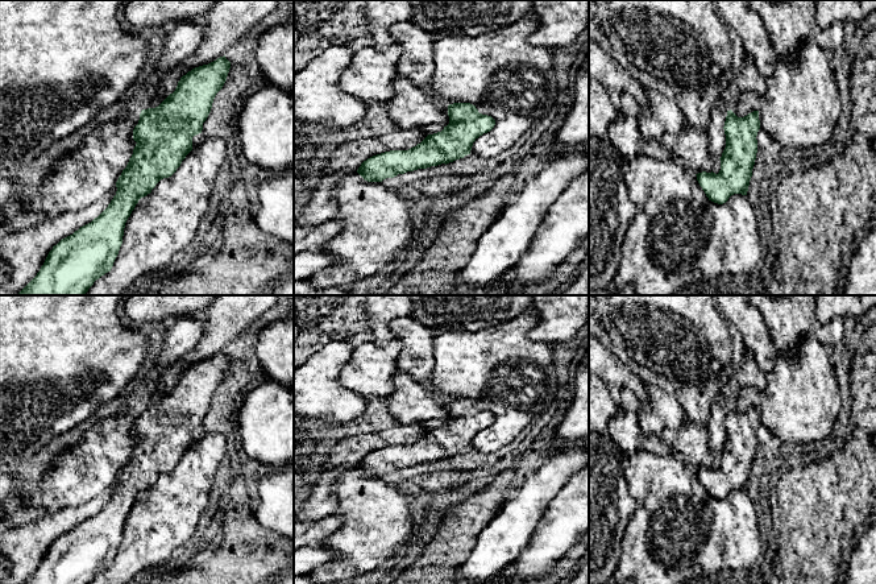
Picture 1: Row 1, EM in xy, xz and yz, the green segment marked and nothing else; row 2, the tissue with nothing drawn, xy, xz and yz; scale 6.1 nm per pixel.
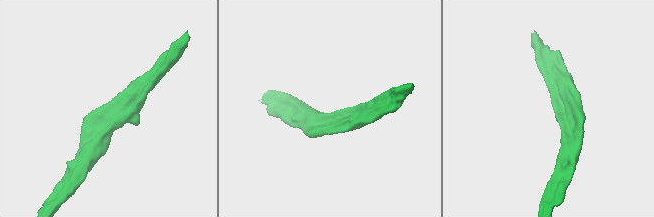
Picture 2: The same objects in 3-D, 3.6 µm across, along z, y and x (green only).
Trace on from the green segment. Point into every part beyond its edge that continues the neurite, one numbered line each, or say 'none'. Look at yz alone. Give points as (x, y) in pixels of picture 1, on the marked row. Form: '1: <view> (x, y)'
none

